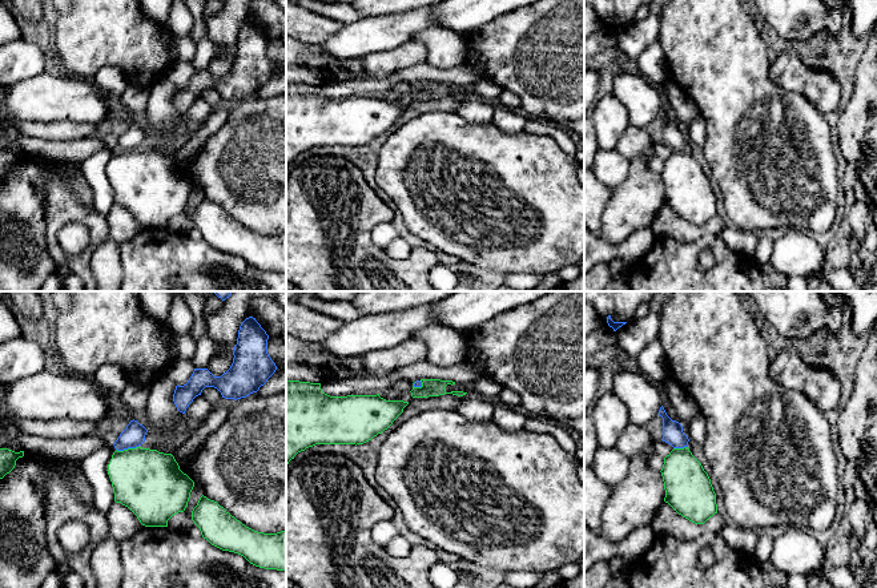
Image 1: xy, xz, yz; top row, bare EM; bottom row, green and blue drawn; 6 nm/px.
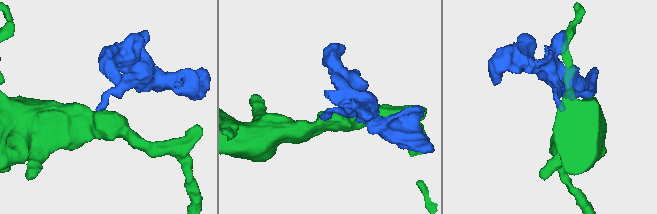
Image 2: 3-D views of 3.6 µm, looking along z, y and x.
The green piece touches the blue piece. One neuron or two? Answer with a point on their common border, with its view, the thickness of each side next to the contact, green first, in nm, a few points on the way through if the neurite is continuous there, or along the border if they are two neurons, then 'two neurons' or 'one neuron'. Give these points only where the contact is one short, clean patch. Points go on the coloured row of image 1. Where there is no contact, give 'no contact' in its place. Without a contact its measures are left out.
meets green in xy at (128, 448); 400 nm thick on the green side, 140 nm on the other; border along xy (137, 446), (116, 450); two neurons

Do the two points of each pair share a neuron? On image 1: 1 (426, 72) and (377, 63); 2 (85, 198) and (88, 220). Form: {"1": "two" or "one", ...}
{"1": "two", "2": "two"}

